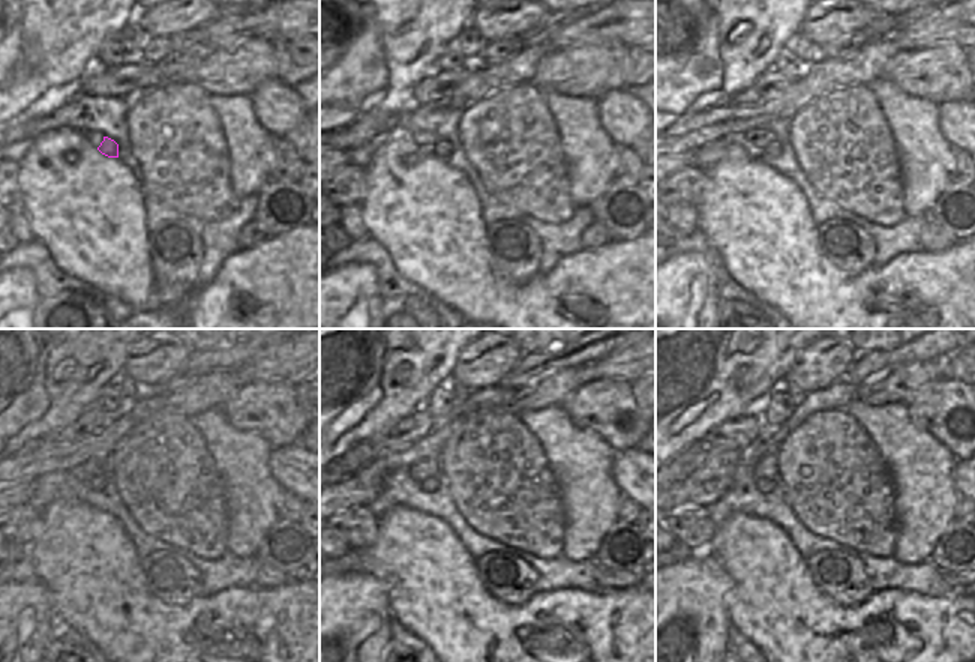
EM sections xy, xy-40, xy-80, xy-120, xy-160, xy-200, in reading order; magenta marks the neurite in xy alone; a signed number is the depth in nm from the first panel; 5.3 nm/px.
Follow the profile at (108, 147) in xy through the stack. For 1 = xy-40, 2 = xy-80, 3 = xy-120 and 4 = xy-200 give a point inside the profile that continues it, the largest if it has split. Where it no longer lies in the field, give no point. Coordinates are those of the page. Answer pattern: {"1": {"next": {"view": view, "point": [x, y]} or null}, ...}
{"1": {"next": {"view": "xy-40", "point": [443, 149]}}, "2": {"next": {"view": "xy-80", "point": [774, 149]}}, "3": {"next": {"view": "xy-120", "point": [98, 484]}}, "4": {"next": {"view": "xy-200", "point": [764, 485]}}}

